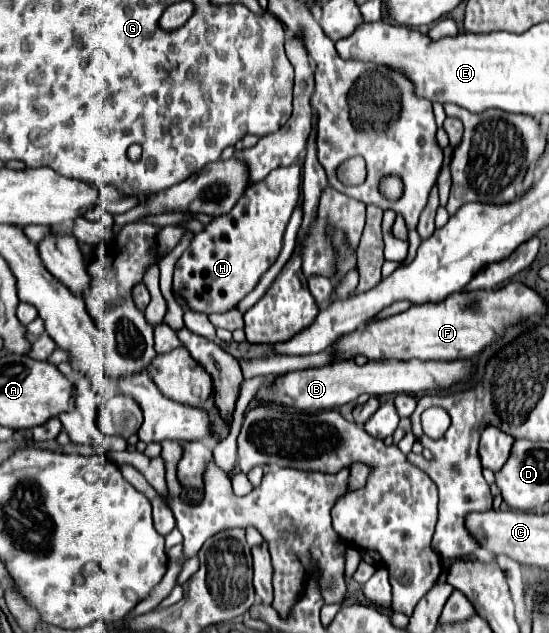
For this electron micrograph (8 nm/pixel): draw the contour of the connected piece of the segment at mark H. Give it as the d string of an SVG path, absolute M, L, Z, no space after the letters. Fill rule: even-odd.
M298 164L270 172L266 180L250 186L228 214L212 218L210 224L192 238L188 250L174 266L172 284L172 292L186 300L188 310L206 316L230 312L254 290L282 250L286 224L300 198L300 182L302 174Z

